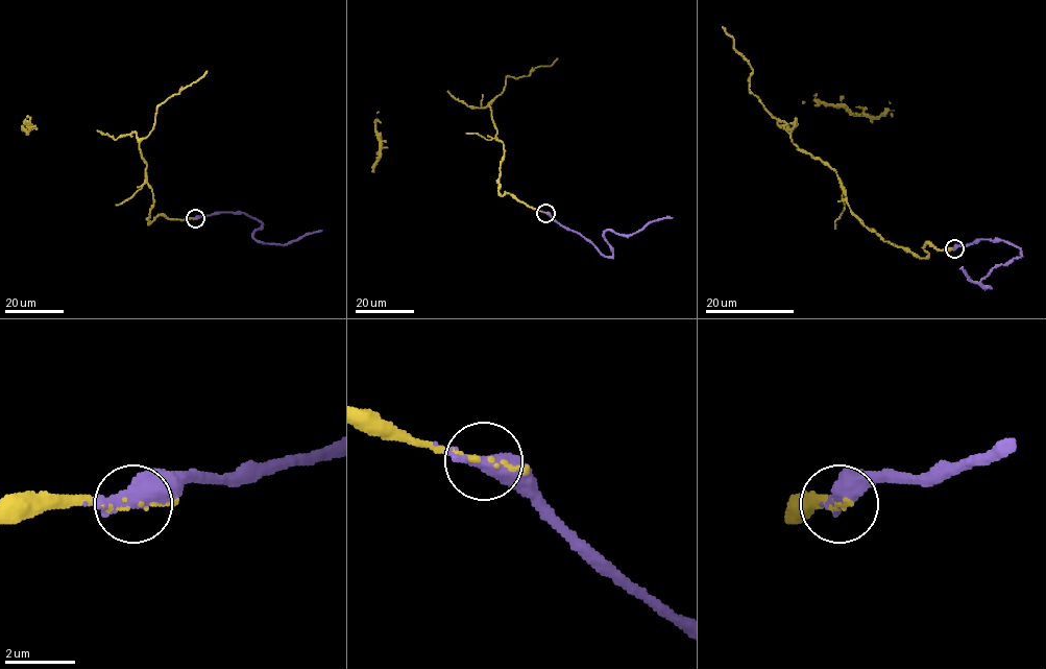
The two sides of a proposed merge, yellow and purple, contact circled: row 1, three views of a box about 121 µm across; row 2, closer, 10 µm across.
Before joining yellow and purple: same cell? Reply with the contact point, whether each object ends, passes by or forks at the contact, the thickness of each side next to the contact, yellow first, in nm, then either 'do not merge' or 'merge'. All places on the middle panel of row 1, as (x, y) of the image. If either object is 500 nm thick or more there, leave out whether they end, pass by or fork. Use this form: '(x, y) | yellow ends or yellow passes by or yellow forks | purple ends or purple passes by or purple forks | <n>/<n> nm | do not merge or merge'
(545, 213) | 70/650 nm | merge

